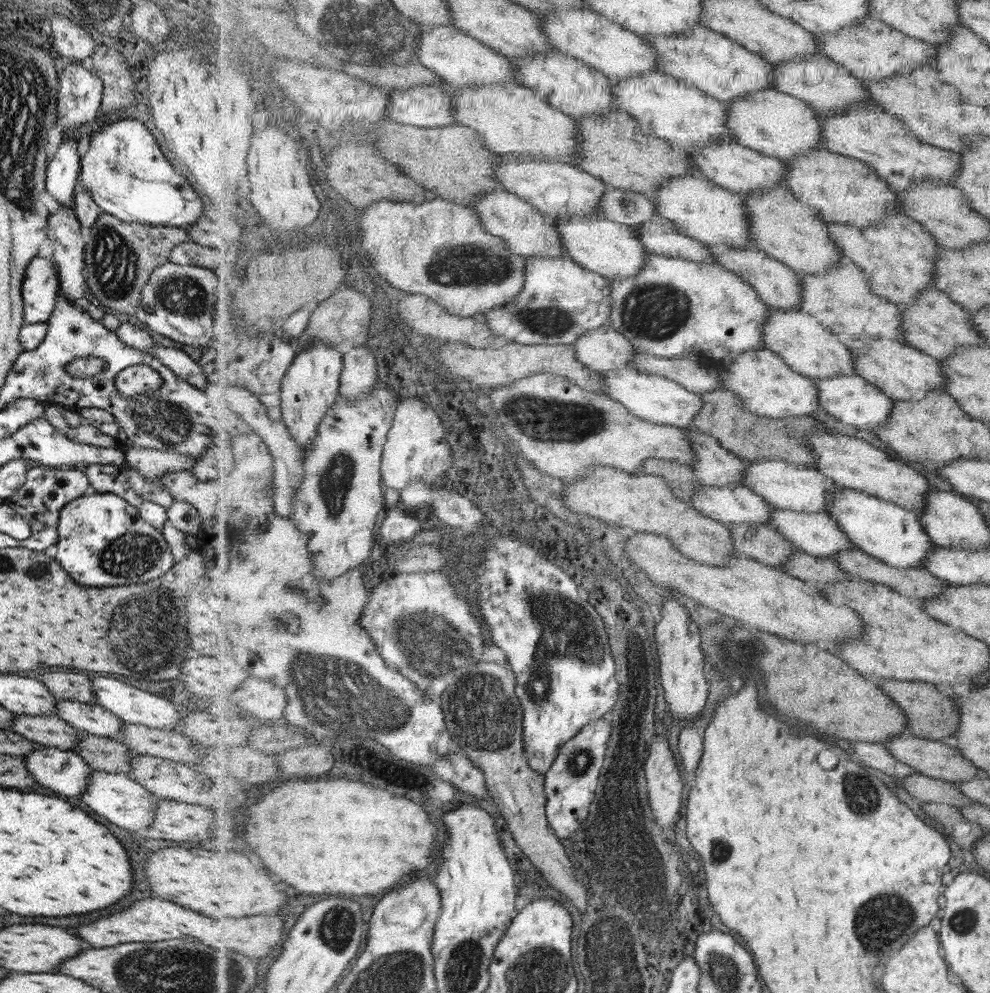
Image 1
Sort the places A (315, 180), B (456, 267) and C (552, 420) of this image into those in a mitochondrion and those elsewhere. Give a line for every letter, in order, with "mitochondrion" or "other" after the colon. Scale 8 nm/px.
A: other
B: mitochondrion
C: mitochondrion

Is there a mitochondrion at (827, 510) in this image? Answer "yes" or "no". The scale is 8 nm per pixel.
no

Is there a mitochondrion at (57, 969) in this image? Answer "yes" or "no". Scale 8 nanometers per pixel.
no

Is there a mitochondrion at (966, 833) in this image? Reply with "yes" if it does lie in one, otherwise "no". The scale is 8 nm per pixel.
no

